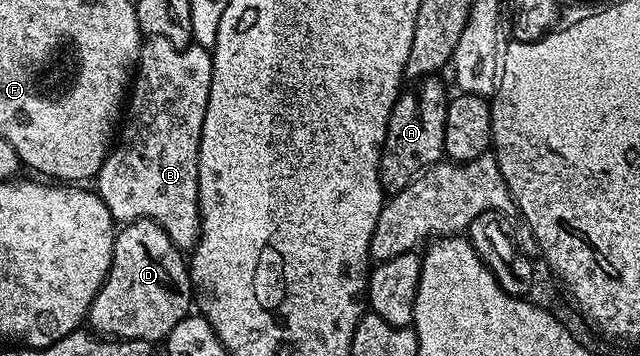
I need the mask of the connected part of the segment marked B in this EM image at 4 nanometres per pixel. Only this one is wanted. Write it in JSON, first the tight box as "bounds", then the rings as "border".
{"bounds":[97,36,213,253],"border":[[[150,36],[139,48],[137,70],[125,107],[127,119],[117,135],[117,142],[107,153],[97,176],[97,193],[105,201],[116,224],[134,219],[151,219],[187,253],[199,240],[199,194],[197,193],[197,157],[201,145],[201,125],[209,105],[209,85],[213,81],[211,53],[206,47],[175,47],[167,38]]]}

